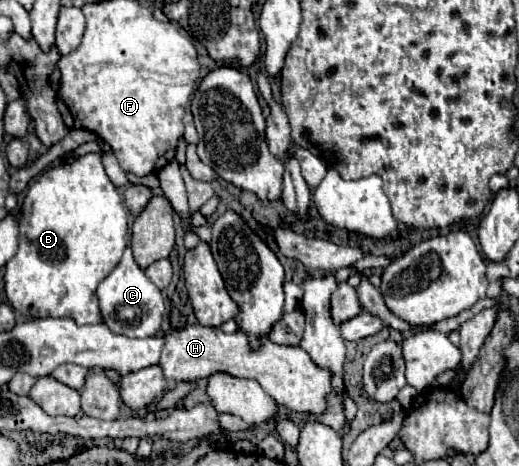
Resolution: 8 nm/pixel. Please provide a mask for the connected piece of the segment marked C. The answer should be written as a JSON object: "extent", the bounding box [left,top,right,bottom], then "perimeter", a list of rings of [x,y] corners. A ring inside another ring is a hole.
{"extent":[97,246,165,338],"perimeter":[[[129,246],[125,248],[125,254],[121,262],[115,266],[115,270],[99,284],[97,296],[99,296],[103,322],[109,326],[111,332],[129,338],[147,338],[147,336],[155,336],[161,330],[161,322],[165,314],[165,302],[161,290],[135,264]]]}

